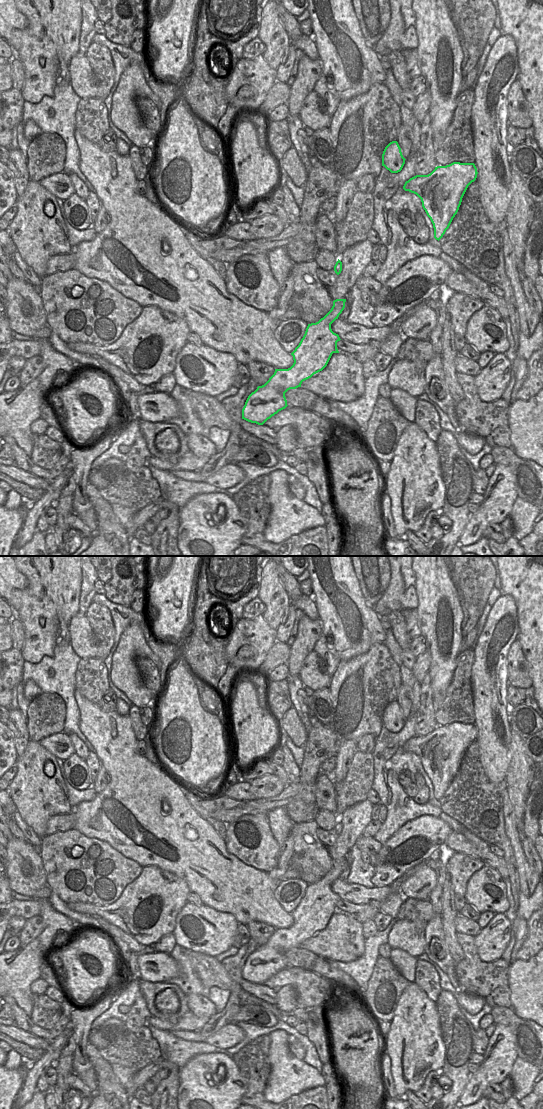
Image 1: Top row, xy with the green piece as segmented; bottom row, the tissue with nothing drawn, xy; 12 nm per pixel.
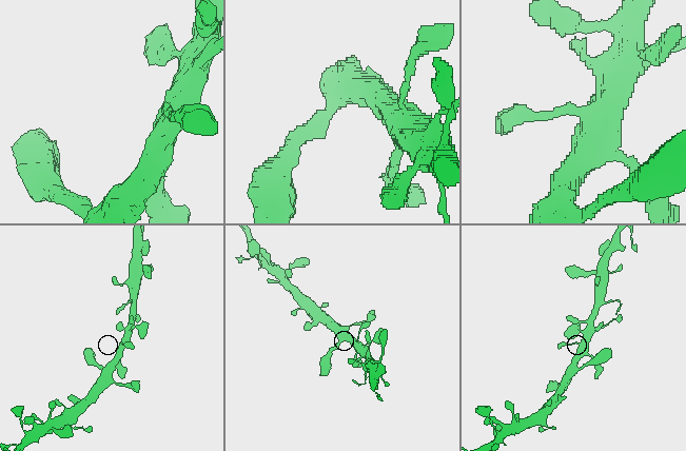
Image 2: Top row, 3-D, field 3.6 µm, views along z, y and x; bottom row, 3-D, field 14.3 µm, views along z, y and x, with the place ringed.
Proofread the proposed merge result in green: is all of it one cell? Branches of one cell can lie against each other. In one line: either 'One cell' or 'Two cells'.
One cell.

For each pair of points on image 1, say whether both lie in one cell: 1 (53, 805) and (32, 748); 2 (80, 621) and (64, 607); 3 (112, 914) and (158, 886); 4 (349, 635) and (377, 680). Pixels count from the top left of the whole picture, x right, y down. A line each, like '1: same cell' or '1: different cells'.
1: same cell
2: different cells
3: same cell
4: different cells

